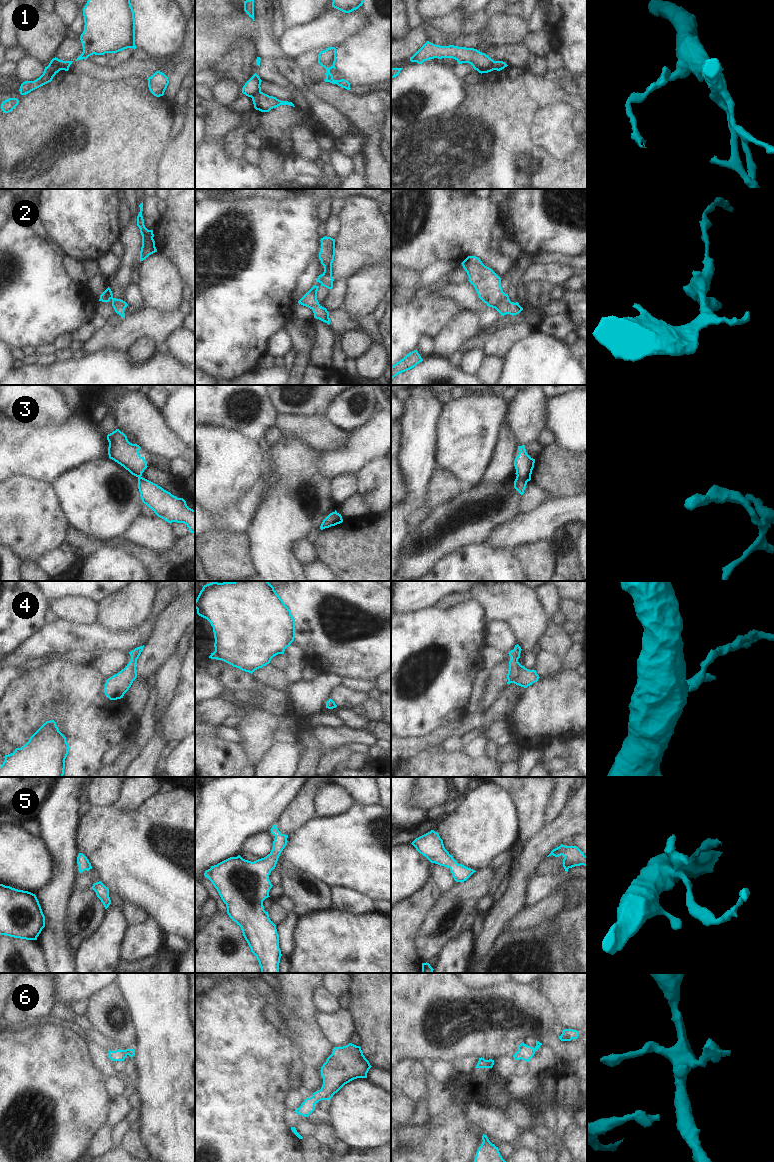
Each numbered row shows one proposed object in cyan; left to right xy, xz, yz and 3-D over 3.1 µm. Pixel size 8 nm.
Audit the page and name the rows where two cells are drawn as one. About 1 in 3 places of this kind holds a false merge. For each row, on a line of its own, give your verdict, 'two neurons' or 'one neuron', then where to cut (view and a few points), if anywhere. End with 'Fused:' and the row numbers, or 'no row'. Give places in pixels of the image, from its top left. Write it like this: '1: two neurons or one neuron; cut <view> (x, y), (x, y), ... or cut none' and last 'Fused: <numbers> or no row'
1: two neurons; cut xy (61, 60), (59, 62), (59, 69)
2: one neuron; cut none
3: two neurons; cut yz (517, 475), (526, 482)
4: one neuron; cut none
5: one neuron; cut none
6: one neuron; cut none
Fused: 1, 3

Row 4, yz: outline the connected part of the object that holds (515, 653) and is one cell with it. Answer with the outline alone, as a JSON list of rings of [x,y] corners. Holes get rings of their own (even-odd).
[[[517,644],[508,654],[510,656],[509,670],[507,674],[507,684],[514,683],[527,688],[540,678],[536,670],[529,670],[522,666],[518,659],[520,658],[521,647]]]

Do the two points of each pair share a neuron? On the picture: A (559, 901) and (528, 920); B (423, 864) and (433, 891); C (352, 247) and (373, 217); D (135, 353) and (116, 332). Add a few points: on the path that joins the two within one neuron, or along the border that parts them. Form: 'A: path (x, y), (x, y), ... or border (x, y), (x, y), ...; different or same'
A: path (551, 906), (536, 914); same
B: border (429, 879), (411, 894); different
C: path (359, 240), (363, 236), (363, 227), (366, 224); same
D: border (153, 342), (140, 338), (128, 350); different

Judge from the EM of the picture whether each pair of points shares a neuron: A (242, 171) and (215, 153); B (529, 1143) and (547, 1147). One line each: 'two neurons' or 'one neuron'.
A: one neuron
B: one neuron

